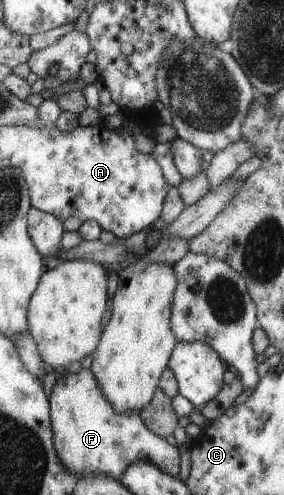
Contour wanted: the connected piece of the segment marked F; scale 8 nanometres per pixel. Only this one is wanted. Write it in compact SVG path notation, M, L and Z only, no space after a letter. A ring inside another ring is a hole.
M80 368L77 373L66 372L56 381L49 392L49 404L52 408L52 429L54 450L61 464L72 473L105 473L108 477L117 479L127 468L128 464L137 459L145 459L157 465L165 473L177 476L179 472L179 450L176 445L168 444L164 437L152 433L141 420L139 411L131 409L118 413L106 400L91 368Z

